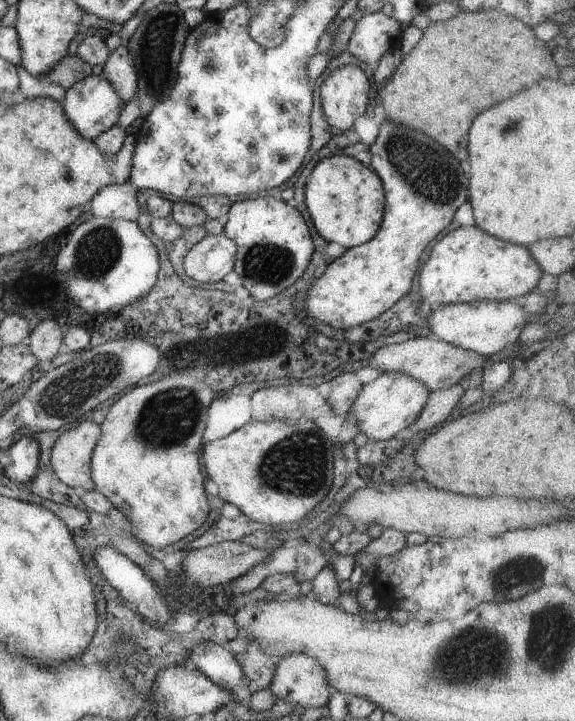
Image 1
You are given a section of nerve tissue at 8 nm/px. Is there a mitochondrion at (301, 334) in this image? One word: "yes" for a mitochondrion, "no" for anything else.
no

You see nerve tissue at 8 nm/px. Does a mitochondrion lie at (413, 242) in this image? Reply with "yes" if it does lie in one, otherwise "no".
no

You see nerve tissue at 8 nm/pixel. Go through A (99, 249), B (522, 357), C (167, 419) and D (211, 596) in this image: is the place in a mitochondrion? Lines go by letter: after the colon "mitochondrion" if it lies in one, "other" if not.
A: mitochondrion
B: other
C: mitochondrion
D: other

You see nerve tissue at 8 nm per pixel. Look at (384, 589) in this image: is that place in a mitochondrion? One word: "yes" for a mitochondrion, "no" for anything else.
no

